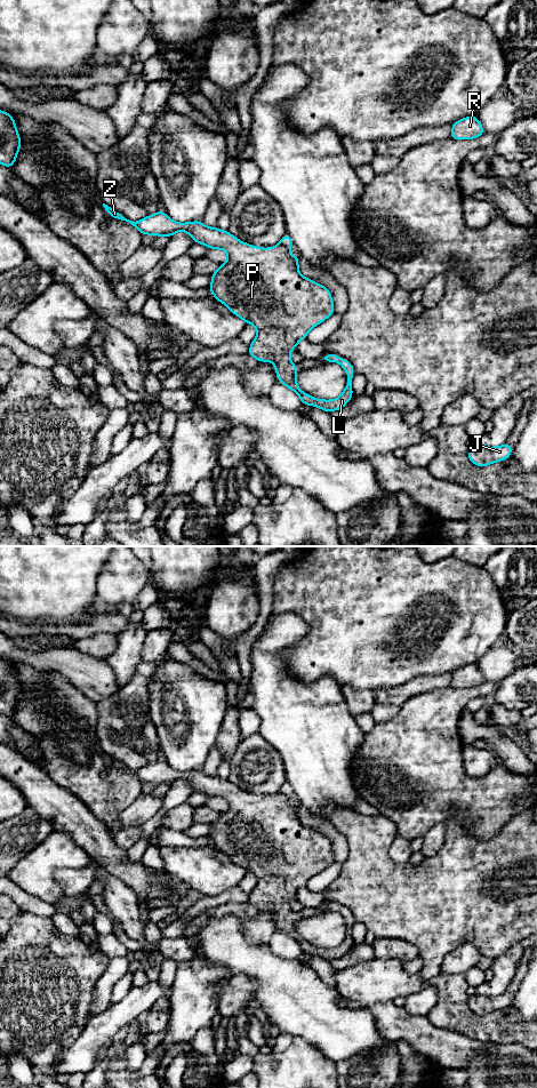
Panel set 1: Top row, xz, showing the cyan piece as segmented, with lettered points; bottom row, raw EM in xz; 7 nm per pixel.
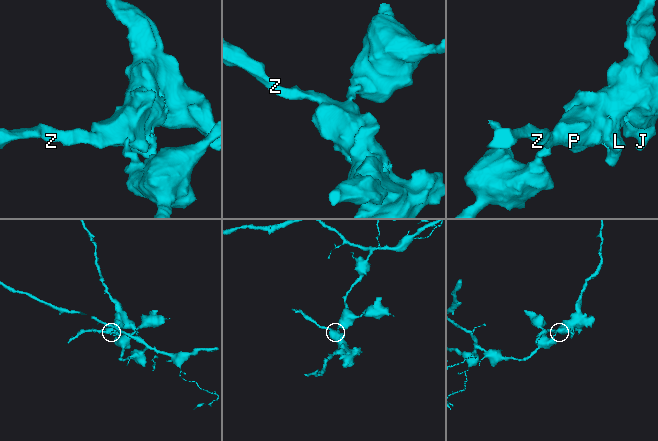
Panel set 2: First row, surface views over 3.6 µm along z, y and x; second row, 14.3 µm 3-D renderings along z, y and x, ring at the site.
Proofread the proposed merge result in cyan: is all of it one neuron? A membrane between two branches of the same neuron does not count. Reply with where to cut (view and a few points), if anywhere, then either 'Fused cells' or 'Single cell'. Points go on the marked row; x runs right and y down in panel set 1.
Split along xz (279, 244), (288, 248). Fused cells

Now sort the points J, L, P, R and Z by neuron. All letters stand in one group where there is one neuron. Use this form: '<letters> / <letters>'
J L P Z / R

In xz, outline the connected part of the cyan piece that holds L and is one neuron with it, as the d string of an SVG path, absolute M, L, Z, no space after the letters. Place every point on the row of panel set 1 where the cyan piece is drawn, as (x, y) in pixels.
M103 203L105 210L114 218L129 222L142 235L165 235L170 238L178 231L189 233L194 242L207 246L209 249L224 249L229 254L229 261L219 264L217 272L210 274L213 282L207 288L215 299L225 304L233 314L241 318L246 323L251 323L257 328L257 336L249 346L248 354L259 362L272 361L278 382L294 391L302 401L302 405L318 407L327 413L340 410L353 397L352 378L354 375L353 365L345 358L336 354L328 354L324 360L338 362L347 374L347 384L343 393L335 400L315 399L303 392L296 383L296 374L299 371L290 360L289 353L297 347L300 339L306 338L307 333L327 318L335 313L332 297L329 289L304 278L298 271L300 256L290 256L289 248L278 245L272 248L258 248L242 242L229 231L218 227L208 227L201 221L177 223L171 221L161 209L160 211L133 222L121 214Z

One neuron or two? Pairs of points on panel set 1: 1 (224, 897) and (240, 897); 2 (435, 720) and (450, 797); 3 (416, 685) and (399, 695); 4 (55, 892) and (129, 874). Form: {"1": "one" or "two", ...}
{"1": "one", "2": "one", "3": "one", "4": "two"}

